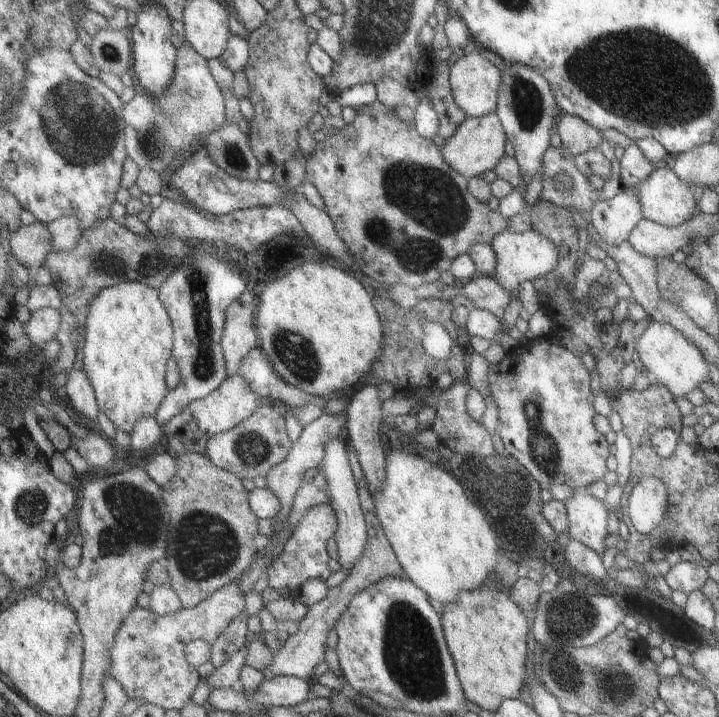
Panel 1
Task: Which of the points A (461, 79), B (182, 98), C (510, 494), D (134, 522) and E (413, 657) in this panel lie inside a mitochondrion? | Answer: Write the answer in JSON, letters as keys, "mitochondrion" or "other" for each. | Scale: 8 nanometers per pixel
{"A":"other","B":"mitochondrion","C":"mitochondrion","D":"mitochondrion","E":"mitochondrion"}

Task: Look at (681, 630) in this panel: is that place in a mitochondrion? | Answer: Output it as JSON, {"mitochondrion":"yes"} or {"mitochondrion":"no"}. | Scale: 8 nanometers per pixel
{"mitochondrion":"no"}

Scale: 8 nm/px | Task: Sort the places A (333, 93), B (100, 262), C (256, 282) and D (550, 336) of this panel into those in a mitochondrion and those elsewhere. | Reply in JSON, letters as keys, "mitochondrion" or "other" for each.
{"A":"other","B":"mitochondrion","C":"other","D":"other"}

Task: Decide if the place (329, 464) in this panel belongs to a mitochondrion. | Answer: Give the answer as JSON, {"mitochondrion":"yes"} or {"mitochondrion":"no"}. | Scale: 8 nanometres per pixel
{"mitochondrion":"no"}

